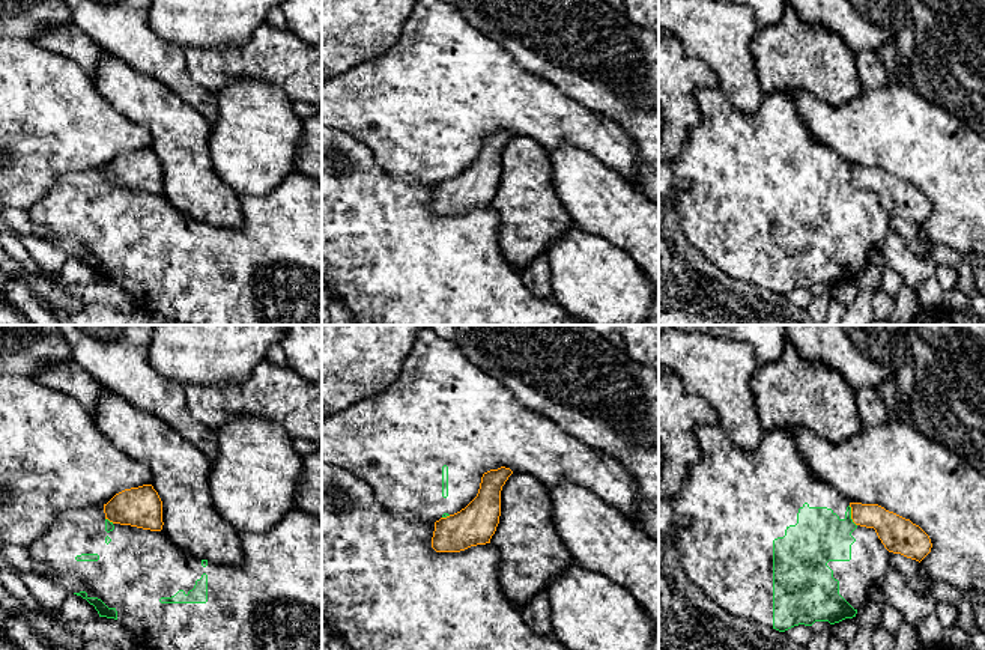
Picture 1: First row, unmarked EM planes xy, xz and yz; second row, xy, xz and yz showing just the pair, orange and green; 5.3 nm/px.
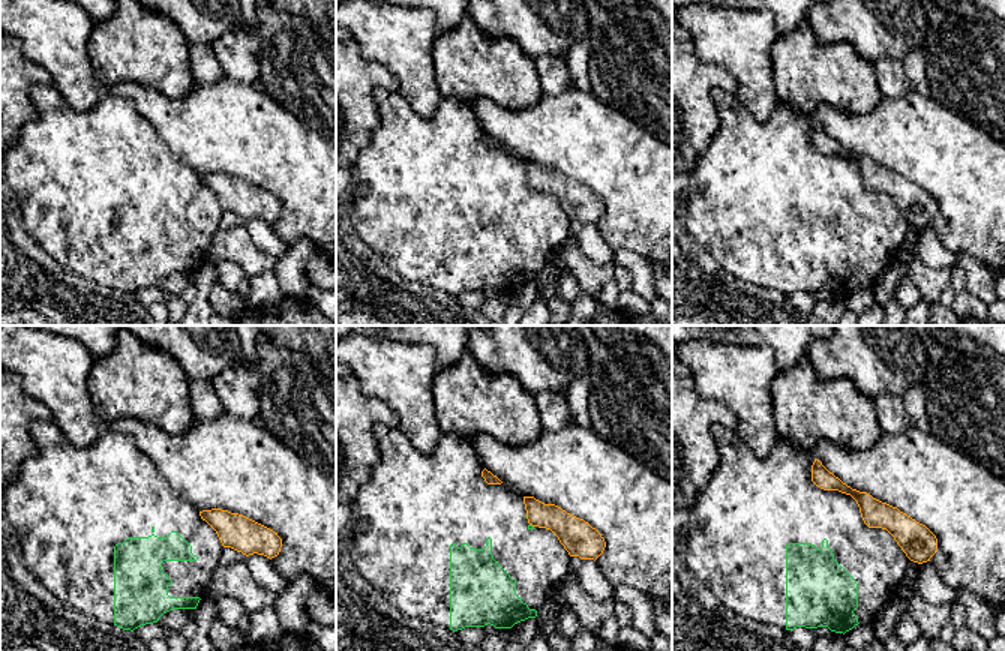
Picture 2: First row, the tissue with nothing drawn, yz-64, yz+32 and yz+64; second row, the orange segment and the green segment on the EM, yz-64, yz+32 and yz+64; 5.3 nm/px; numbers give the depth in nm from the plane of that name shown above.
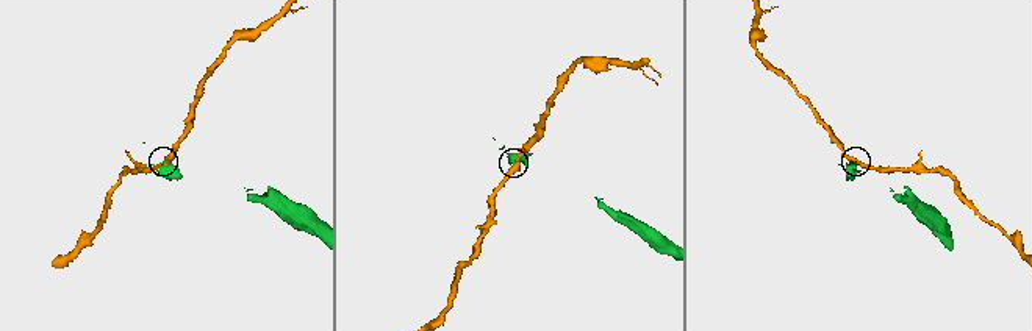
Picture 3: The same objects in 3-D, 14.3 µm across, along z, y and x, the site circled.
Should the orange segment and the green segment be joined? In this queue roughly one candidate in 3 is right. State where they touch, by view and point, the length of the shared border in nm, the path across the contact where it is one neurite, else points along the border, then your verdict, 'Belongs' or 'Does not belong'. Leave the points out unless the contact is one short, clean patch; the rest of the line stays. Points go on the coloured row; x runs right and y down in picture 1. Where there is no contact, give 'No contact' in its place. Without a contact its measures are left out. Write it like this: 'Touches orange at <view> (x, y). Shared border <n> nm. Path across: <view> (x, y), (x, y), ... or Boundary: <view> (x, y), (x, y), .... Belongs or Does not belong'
Touches orange at yz (851, 516). Shared border 120 nm. Boundary: yz (848, 506), (851, 521), (856, 525). Does not belong

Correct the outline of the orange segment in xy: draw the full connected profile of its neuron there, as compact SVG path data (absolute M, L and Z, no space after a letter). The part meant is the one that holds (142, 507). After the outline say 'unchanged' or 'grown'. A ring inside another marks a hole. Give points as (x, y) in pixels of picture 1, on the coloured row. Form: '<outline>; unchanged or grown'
M152 484L125 489L104 504L105 519L150 531L162 530L162 501Z; unchanged

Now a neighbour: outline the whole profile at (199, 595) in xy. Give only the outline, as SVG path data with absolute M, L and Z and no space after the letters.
M95 506L62 512L56 522L27 549L35 561L45 563L56 572L53 576L47 576L48 579L68 593L86 599L95 606L99 617L117 620L134 636L137 645L150 650L322 650L322 519L295 507L266 533L239 531L239 539L244 563L241 566L218 564L192 557L176 546L162 530L150 531L113 524L105 518L104 506Z

